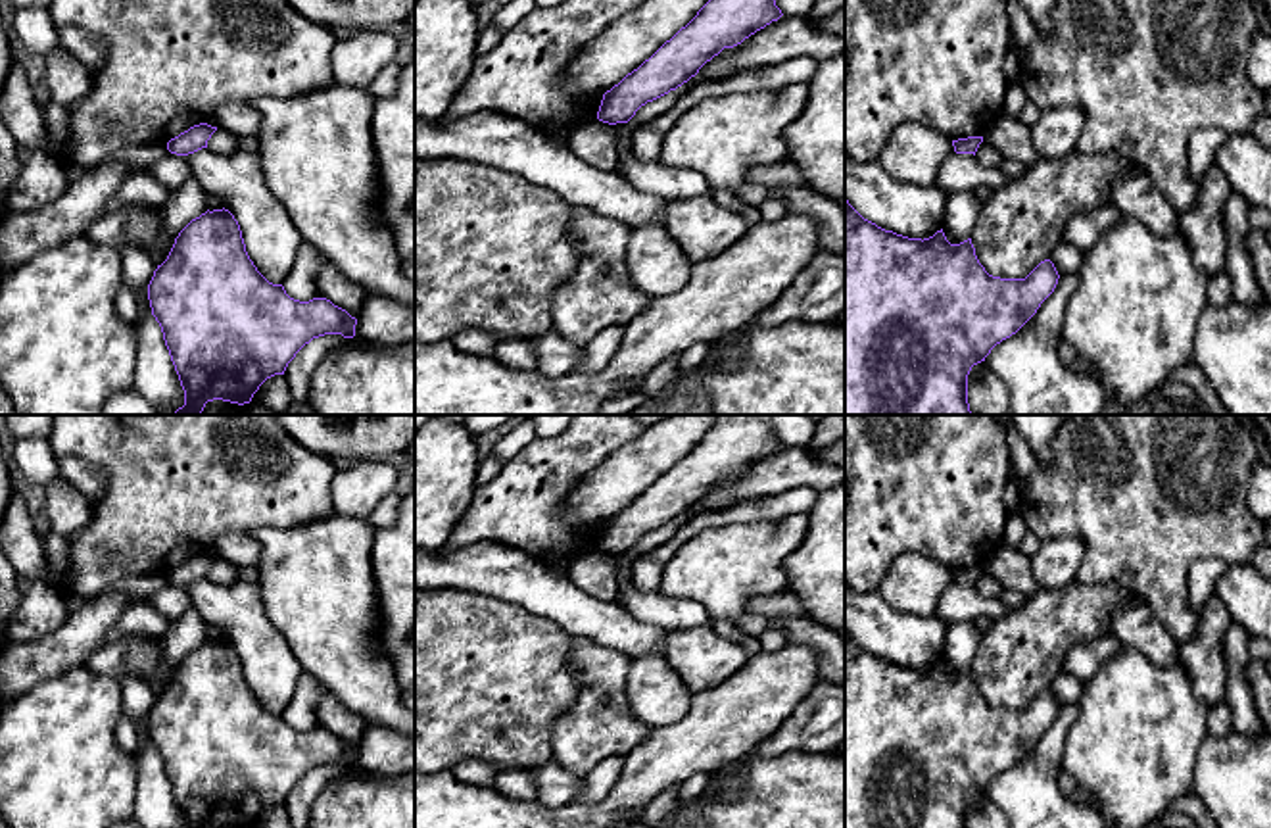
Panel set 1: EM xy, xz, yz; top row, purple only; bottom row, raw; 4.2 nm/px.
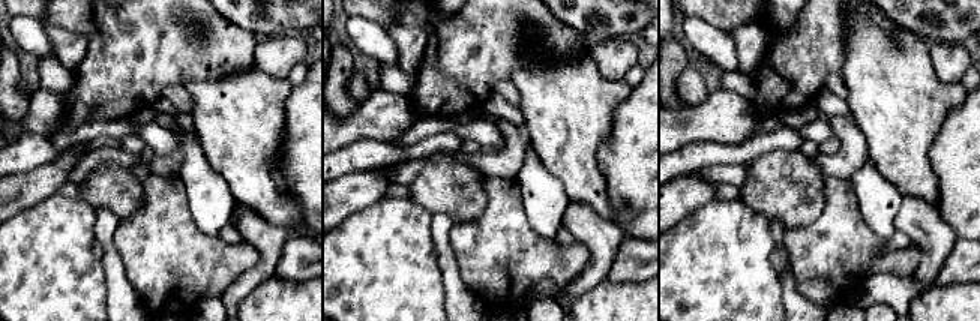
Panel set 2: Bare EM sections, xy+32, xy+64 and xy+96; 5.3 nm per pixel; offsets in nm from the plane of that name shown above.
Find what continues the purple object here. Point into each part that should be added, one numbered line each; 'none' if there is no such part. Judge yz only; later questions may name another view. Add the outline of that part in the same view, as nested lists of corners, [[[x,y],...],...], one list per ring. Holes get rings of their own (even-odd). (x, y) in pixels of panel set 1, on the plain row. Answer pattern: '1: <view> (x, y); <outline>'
none

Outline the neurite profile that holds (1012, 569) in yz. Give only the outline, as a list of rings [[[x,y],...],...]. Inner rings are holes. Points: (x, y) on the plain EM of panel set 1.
[[[1000,544],[983,563],[983,572],[995,576],[1004,590],[1021,592],[1025,597],[1041,590],[1031,574],[1031,559],[1018,548]]]

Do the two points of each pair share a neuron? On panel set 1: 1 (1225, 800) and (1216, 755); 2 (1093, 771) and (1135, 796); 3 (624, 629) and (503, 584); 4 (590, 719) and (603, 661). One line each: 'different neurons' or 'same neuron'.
1: same neuron
2: same neuron
3: same neuron
4: same neuron

